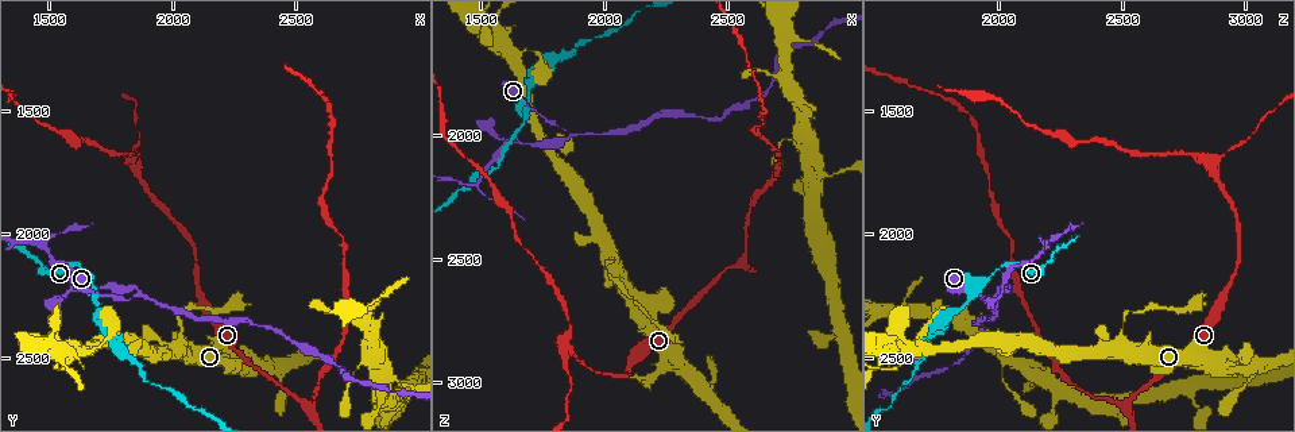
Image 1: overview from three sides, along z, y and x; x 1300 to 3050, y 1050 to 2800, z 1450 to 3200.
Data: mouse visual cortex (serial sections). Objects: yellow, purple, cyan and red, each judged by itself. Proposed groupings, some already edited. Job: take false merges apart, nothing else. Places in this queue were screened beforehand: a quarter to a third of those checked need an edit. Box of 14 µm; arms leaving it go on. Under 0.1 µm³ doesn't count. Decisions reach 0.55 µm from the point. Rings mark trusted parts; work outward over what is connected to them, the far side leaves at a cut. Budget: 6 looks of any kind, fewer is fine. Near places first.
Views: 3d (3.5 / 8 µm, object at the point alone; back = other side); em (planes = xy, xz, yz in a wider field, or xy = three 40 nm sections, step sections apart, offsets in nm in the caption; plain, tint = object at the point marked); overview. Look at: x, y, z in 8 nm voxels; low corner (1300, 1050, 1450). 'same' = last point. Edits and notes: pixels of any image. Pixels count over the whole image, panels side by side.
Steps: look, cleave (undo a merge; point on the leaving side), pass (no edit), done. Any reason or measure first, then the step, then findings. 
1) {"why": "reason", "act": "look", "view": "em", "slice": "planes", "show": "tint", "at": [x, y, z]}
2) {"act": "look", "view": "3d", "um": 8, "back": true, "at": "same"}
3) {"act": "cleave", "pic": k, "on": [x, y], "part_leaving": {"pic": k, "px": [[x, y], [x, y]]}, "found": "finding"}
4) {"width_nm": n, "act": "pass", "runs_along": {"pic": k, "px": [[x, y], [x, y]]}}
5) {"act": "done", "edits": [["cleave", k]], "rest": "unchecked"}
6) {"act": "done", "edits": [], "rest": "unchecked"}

{"why": "sharp bend", "act": "look", "view": "3d", "um": 8, "at": [2010, 2330, 2500]}

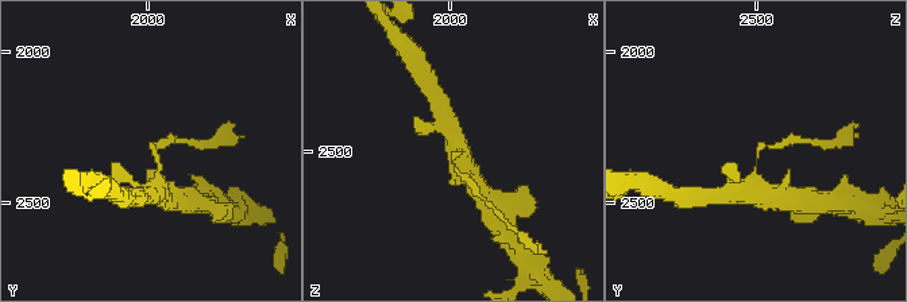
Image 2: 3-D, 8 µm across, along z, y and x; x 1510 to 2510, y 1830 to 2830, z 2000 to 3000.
{"arm_widths_nm": [200, 250], "act": "look", "view": "em", "slice": "planes", "show": "tint", "at": [2020, 2320, 2510]}

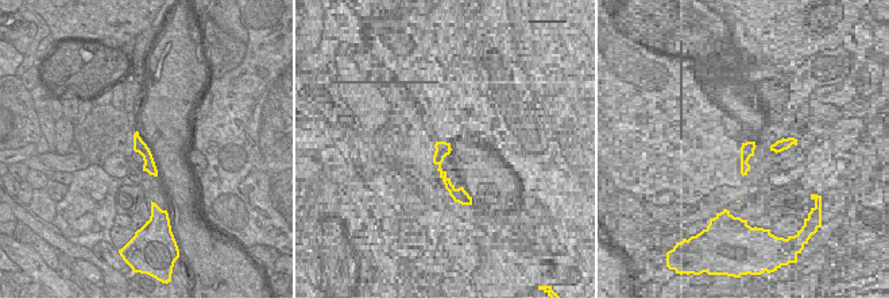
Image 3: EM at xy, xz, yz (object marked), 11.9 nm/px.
{"act": "cleave", "pic": 2, "on": [161, 144], "part_leaving": {"pic": 2, "px": [[757, 158], [760, 147], [796, 140]]}, "found": "a second cell is stuck on"}

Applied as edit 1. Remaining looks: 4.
{"act": "look", "view": "overview"}

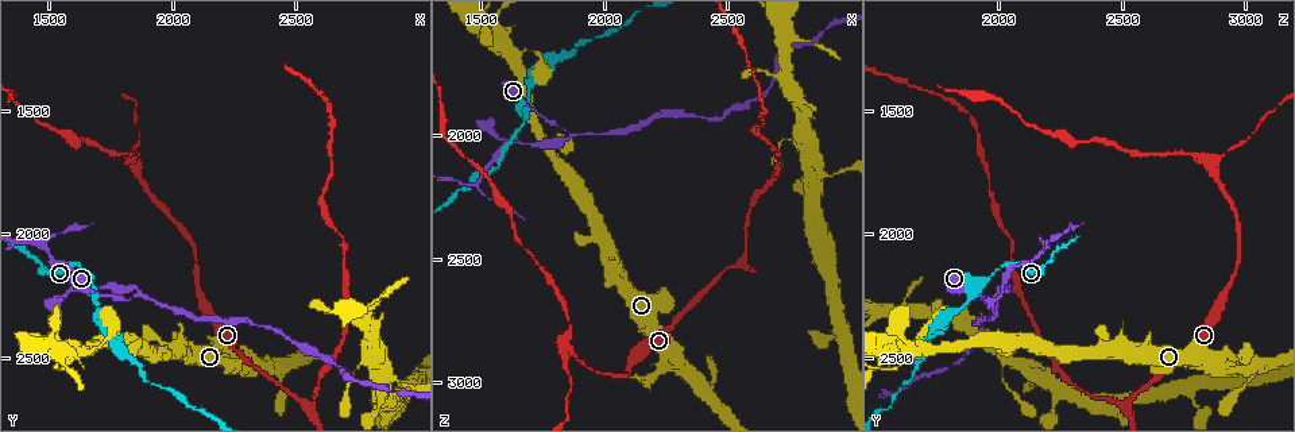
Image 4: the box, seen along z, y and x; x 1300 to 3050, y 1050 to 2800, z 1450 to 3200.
{"why": "arms part here", "act": "look", "view": "3d", "um": 3.5, "back": true, "at": [1860, 1730, 2870]}

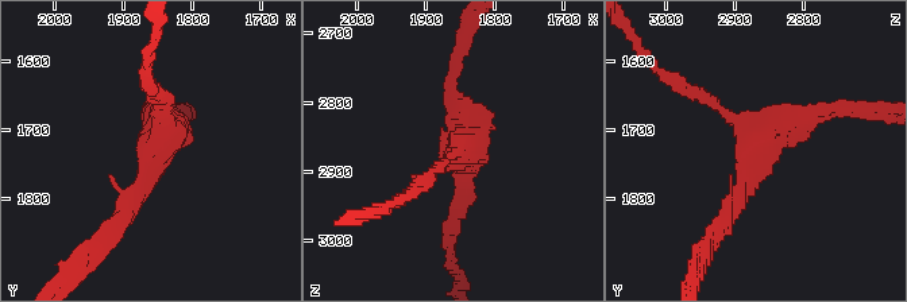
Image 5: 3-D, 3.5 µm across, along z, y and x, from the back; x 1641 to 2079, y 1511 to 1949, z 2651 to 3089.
{"arms": 3, "arm_widths_nm": [150, 200, 200], "act": "look", "view": "em", "slice": "xy", "step": 1, "show": "plain", "at": [1850, 1730, 2870]}

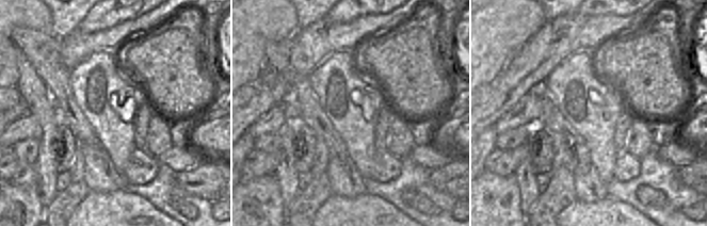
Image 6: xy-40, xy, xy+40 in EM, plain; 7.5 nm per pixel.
{"why": "where the object lies", "act": "look", "view": "em", "slice": "xy", "step": 1, "show": "tint", "at": "same"}

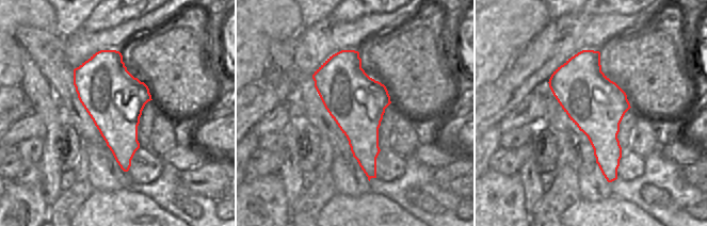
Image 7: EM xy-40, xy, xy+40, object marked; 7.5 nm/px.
{"act": "pass", "runs_along": {"pic": 5, "px": [[722, 221], [767, 139], [830, 113]]}, "found": "continuous, no second cell"}

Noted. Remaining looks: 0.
{"act": "done", "edits": [["cleave", 2]], "rest": "unchecked"}

